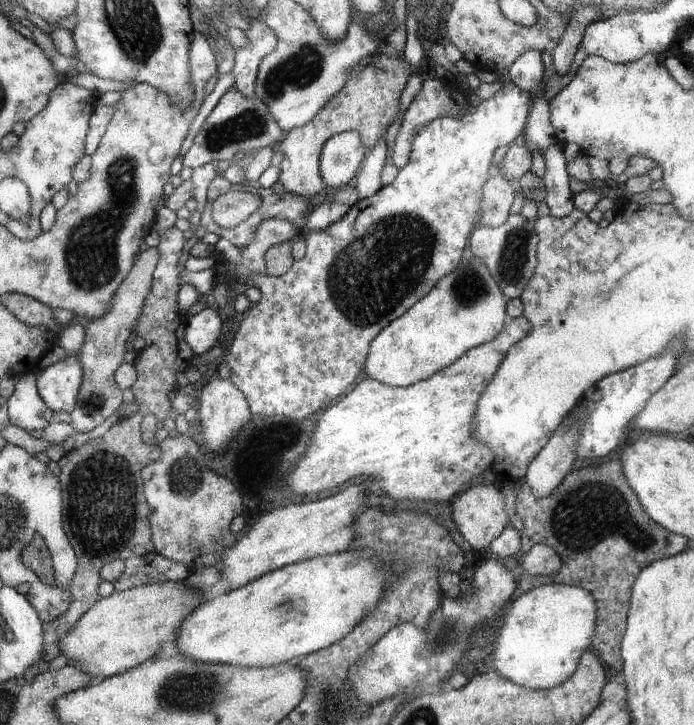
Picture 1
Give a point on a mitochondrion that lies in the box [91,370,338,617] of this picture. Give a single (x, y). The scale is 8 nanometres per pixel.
(185, 474)

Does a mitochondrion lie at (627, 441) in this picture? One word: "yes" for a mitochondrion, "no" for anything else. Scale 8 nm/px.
no

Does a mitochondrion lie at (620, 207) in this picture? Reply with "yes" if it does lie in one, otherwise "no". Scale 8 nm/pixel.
no

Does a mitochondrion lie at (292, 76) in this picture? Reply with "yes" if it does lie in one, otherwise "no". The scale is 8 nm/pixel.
yes

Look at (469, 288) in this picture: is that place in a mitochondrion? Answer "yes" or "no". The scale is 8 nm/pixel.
yes

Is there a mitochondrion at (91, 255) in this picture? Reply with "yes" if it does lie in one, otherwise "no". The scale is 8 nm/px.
yes

